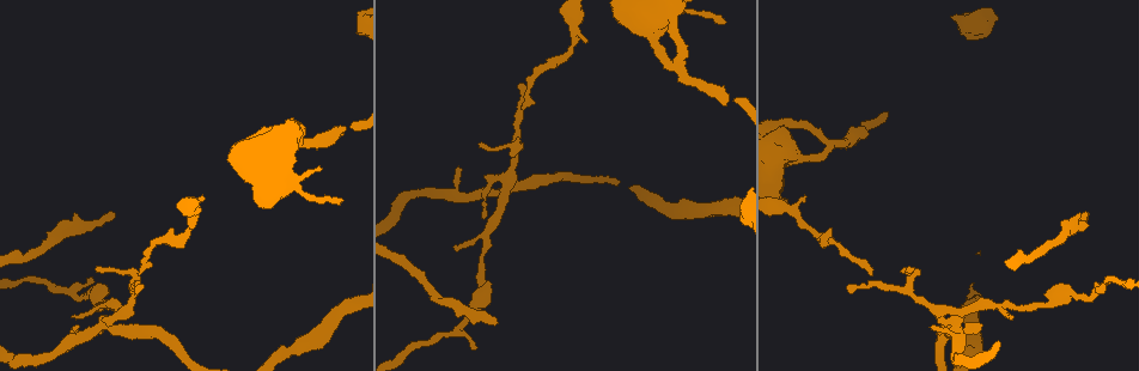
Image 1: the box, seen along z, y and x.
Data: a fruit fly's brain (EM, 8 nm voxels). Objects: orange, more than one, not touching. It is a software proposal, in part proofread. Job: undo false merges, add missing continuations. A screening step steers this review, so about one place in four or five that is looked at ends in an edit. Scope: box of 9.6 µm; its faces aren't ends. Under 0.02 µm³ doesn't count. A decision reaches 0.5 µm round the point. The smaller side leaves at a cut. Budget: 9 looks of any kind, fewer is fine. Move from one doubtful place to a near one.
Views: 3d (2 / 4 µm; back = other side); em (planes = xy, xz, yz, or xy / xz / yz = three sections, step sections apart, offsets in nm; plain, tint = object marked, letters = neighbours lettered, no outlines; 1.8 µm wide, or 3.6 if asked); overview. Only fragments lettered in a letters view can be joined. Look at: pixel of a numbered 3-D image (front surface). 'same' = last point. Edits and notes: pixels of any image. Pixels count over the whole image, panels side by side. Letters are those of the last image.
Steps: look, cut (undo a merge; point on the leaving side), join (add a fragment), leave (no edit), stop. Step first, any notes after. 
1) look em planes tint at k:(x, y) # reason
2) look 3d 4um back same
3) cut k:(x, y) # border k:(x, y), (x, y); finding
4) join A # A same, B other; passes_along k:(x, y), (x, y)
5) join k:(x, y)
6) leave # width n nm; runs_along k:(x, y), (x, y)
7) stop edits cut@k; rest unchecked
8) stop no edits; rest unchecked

look em 3.6um xz step 16 letters at 1:(682, 50) # calibre changes

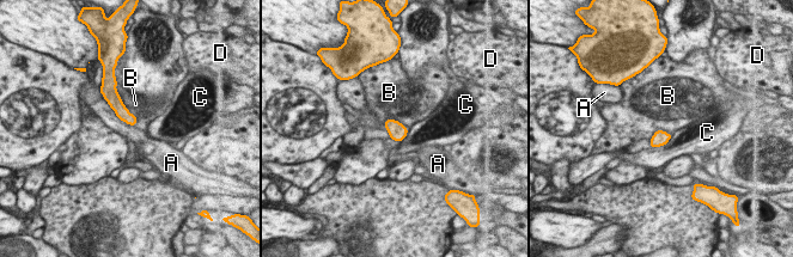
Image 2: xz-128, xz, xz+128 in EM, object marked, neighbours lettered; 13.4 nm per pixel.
leave # width 100 nm; longest_contact A 600 nm; A other, B other, C other, D other; one cell here

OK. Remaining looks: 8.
look em planes letters at 1:(338, 204) # tapers out

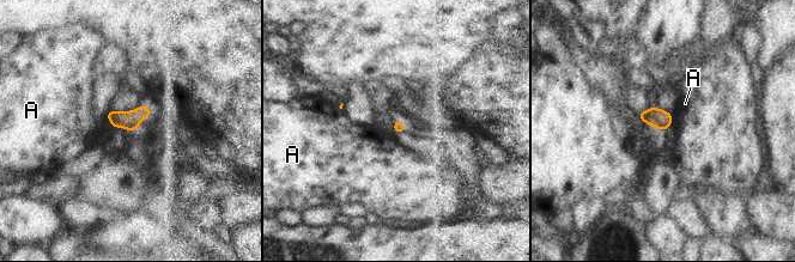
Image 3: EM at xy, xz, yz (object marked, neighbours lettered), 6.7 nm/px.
leave # longest_contact A 110 nm; A other; border 3:(673, 114), (673, 121), (668, 128); none of them fits

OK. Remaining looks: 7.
look em yz step 16 letters at 1:(478, 281)

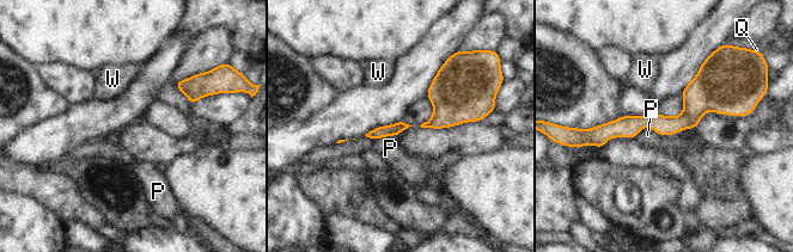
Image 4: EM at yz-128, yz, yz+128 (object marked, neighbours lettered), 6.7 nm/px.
look em planes letters same # another direction

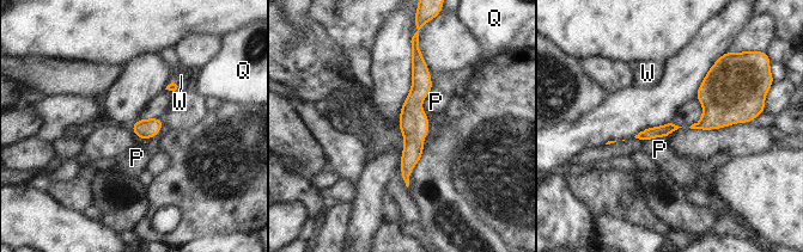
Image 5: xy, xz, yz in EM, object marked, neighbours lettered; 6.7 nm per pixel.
leave # P other, Q other, W other; runs_along 5:(415, 57), (418, 93), (406, 177); one cell here

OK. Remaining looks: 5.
look 3d 4um at 1:(495, 325) # branch stops here

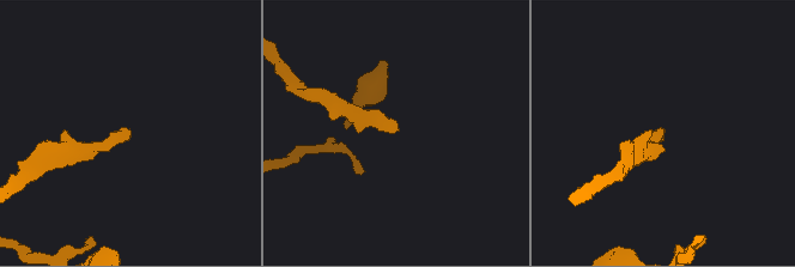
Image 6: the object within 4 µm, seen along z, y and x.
look em 3.6um xy step 16 tint at 6:(665, 132) # need the tissue

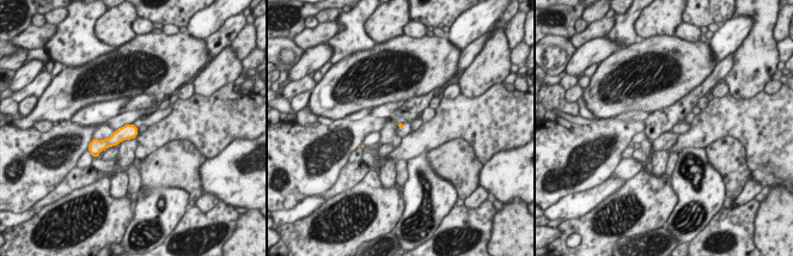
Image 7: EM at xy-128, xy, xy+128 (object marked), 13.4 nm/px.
look em 3.6um planes letters same

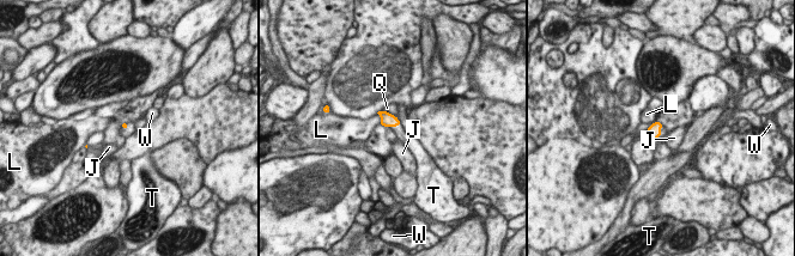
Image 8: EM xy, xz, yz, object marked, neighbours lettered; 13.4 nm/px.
join T # J other, L other, Q other, T same, W other; passes_along 8:(387, 120), (396, 125), (406, 139); the cell continues

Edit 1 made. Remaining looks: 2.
stop edits join@8; rest unchecked

